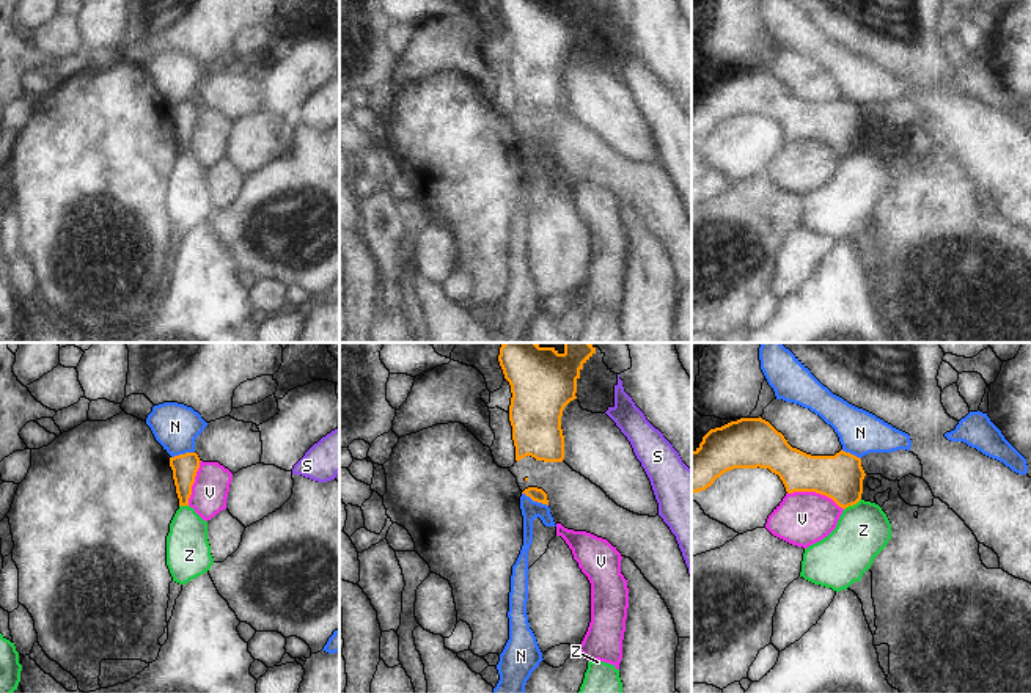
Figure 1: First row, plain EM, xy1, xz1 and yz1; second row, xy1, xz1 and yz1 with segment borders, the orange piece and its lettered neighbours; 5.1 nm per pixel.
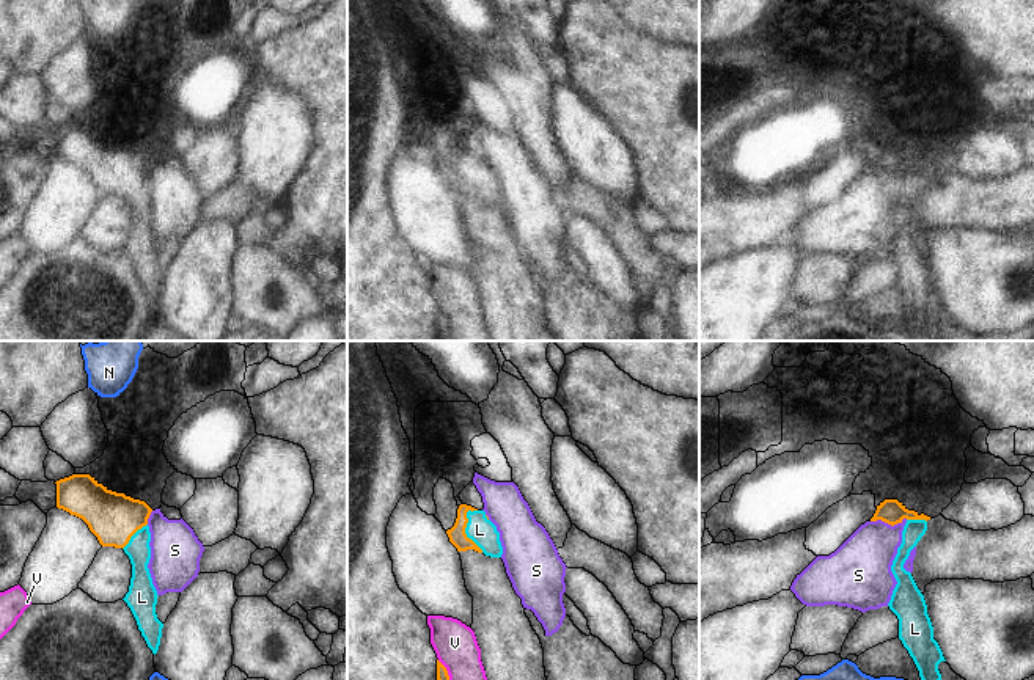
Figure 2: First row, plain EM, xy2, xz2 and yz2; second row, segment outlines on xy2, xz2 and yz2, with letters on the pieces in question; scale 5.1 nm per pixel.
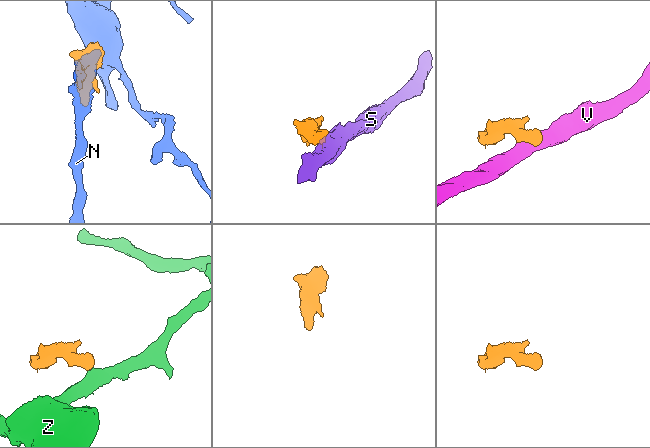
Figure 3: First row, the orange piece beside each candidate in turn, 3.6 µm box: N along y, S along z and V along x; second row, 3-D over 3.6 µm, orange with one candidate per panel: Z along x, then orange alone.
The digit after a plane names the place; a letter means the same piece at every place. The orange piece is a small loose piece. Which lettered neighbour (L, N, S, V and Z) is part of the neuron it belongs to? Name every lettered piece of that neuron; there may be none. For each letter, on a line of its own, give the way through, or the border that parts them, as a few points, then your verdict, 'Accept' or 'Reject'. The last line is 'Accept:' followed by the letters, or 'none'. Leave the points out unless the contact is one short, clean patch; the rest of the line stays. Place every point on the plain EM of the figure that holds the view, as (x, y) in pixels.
L: Path across: xz2 (458, 186), (464, 179), (480, 178). Accept
N: Boundary: xz1 (522, 140), (547, 154). Reject
S: Boundary: yz2 (907, 167), (893, 173), (871, 168). Reject
V: Boundary: yz1 (788, 140), (819, 140), (830, 145), (843, 157). Reject
Z: Boundary: yz1 (860, 146), (844, 157). Reject
Accept: L

